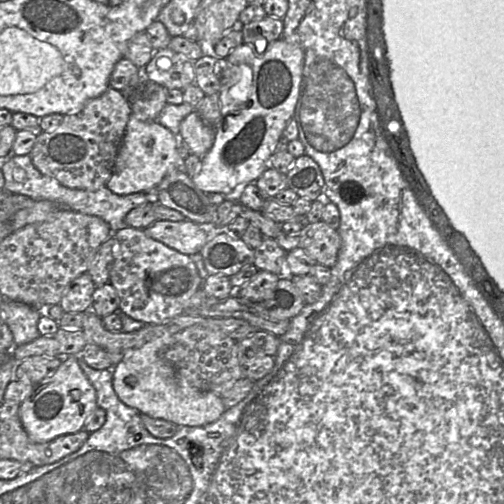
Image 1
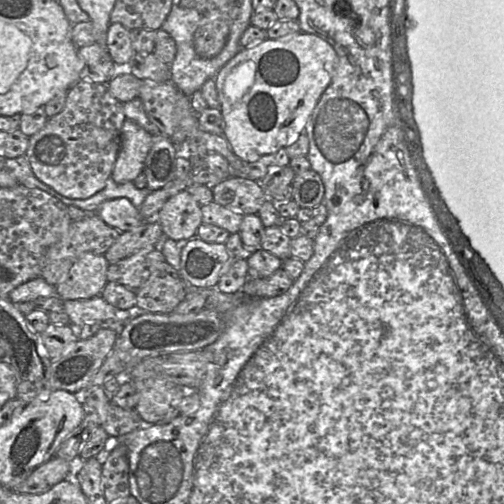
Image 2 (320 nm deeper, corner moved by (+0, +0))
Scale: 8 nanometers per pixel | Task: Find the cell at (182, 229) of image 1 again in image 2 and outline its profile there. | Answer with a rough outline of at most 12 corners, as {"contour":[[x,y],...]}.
{"contour":[[125,197],[104,201],[96,214],[119,232],[146,221]]}

